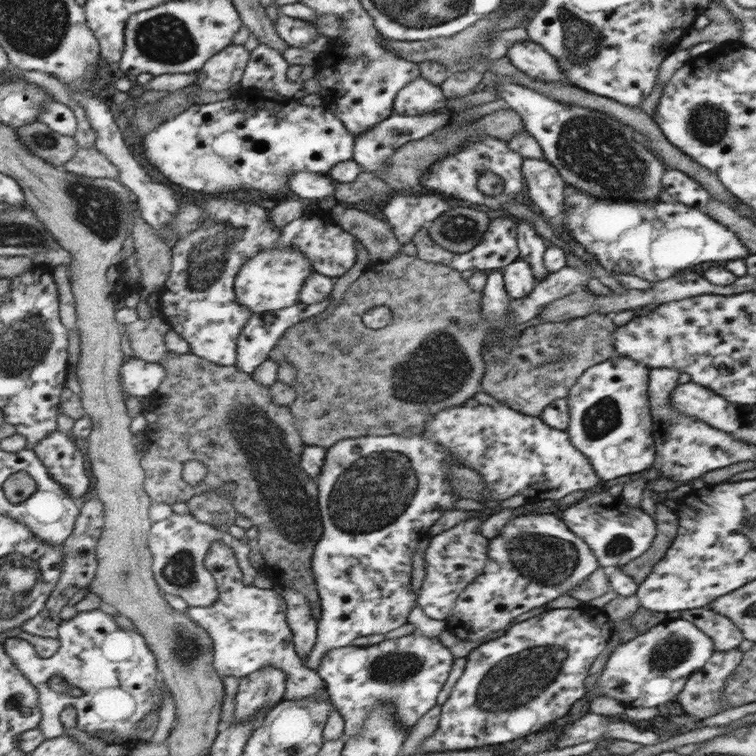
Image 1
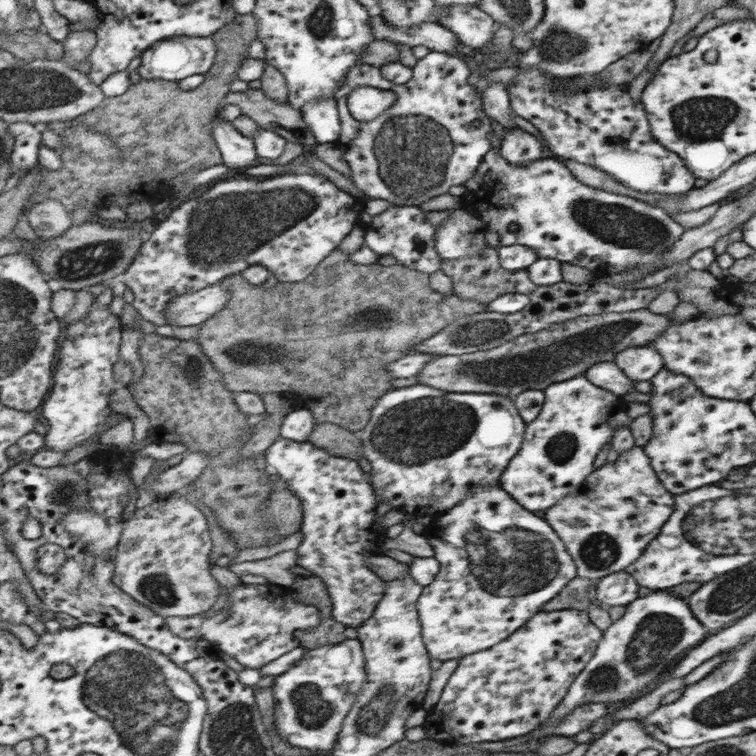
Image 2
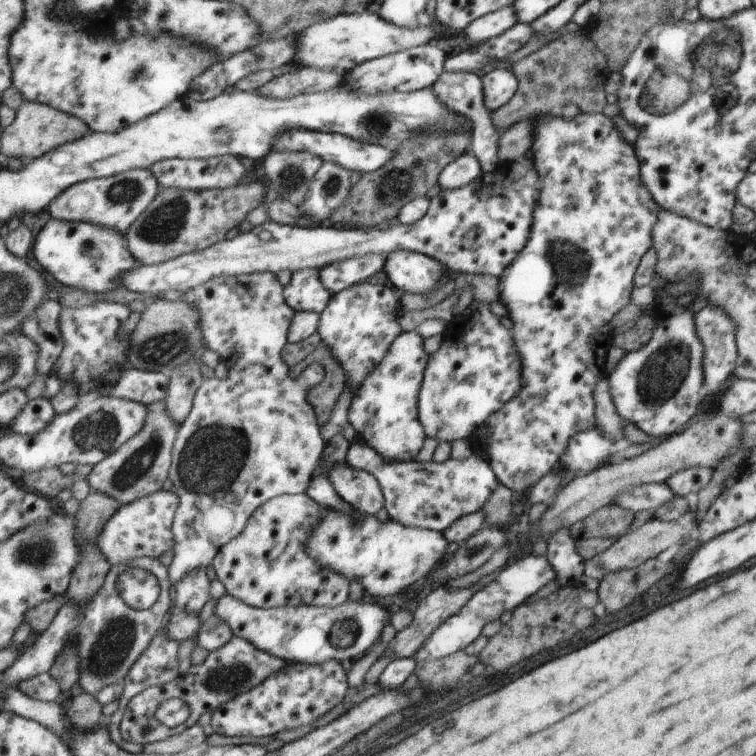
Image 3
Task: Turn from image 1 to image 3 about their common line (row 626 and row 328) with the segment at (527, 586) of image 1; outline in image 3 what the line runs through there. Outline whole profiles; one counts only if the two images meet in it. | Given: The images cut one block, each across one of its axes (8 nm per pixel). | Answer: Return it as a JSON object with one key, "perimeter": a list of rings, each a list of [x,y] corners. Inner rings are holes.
{"perimeter":[[[472,301],[462,313],[451,318],[446,323],[440,348],[430,355],[421,384],[420,421],[430,438],[449,443],[459,438],[467,440],[471,432],[484,426],[486,419],[500,411],[524,386],[524,364],[520,362],[512,330],[500,326],[499,317],[490,312],[489,304]]]}

